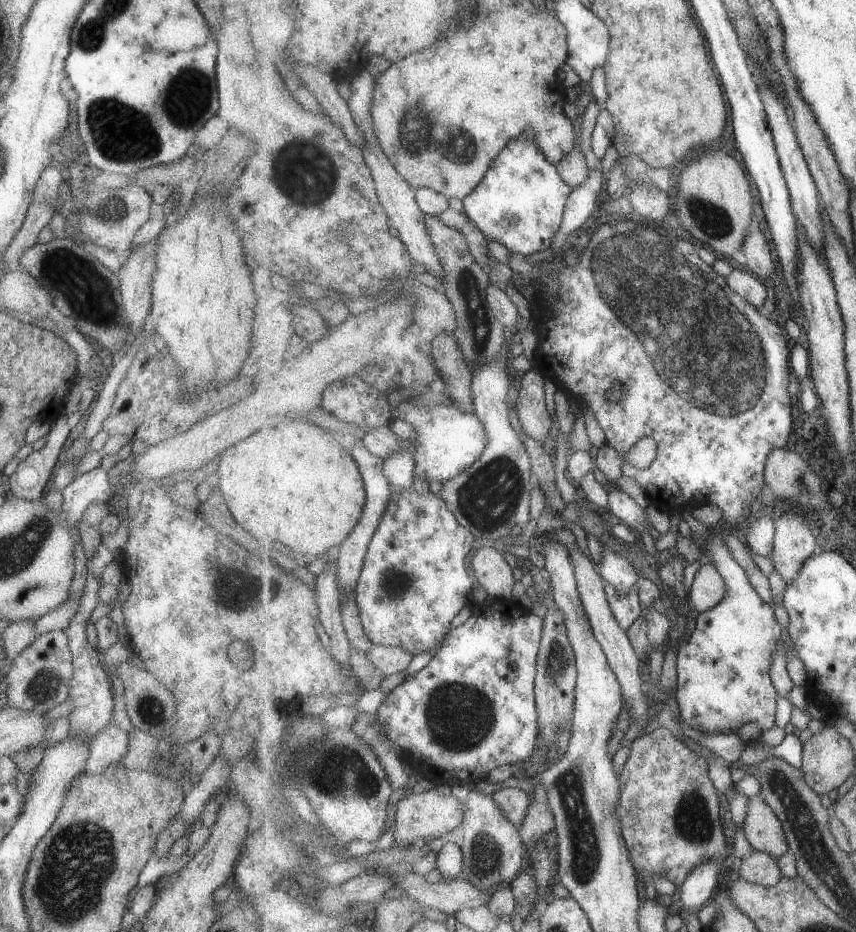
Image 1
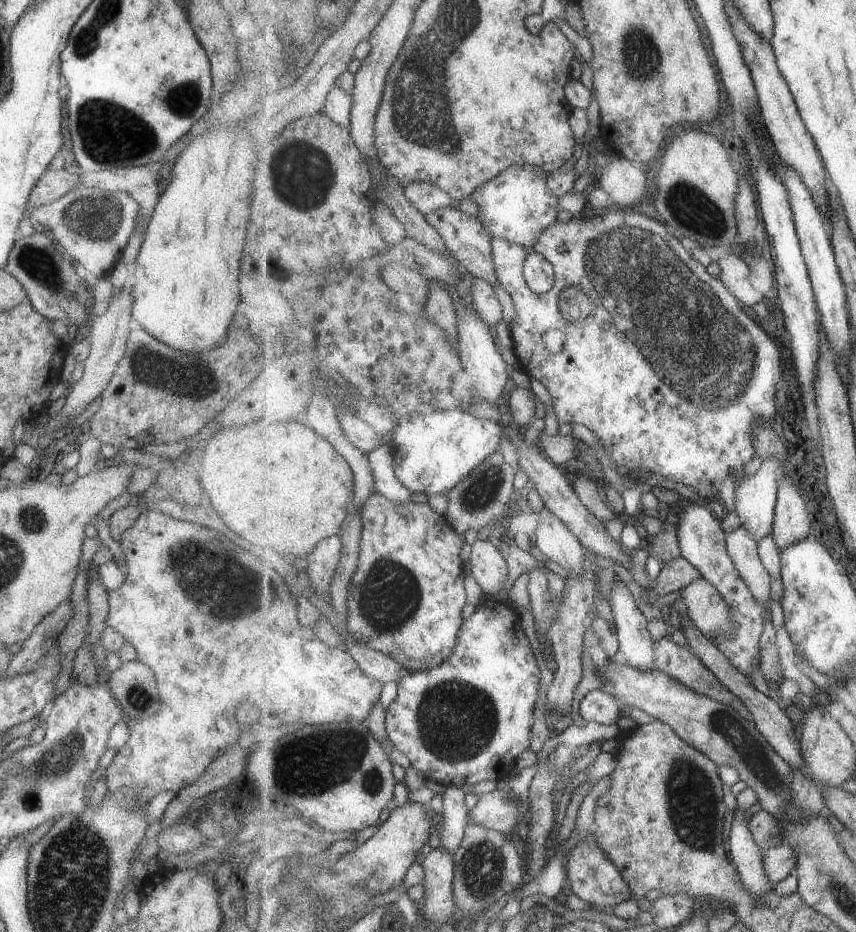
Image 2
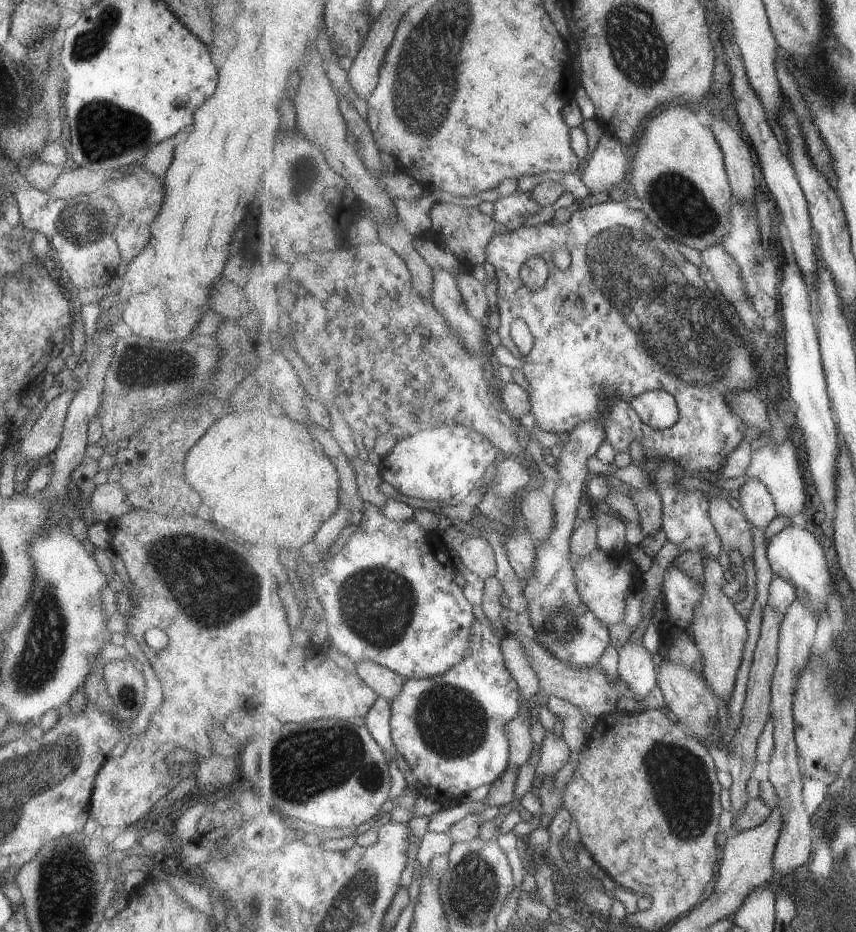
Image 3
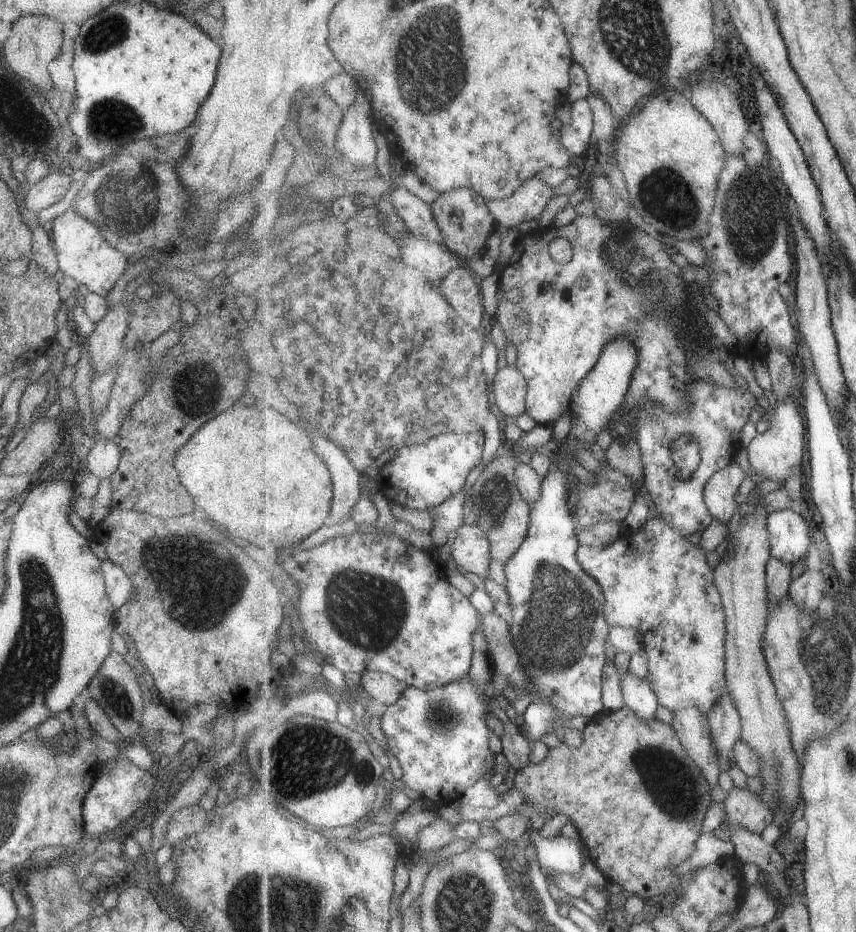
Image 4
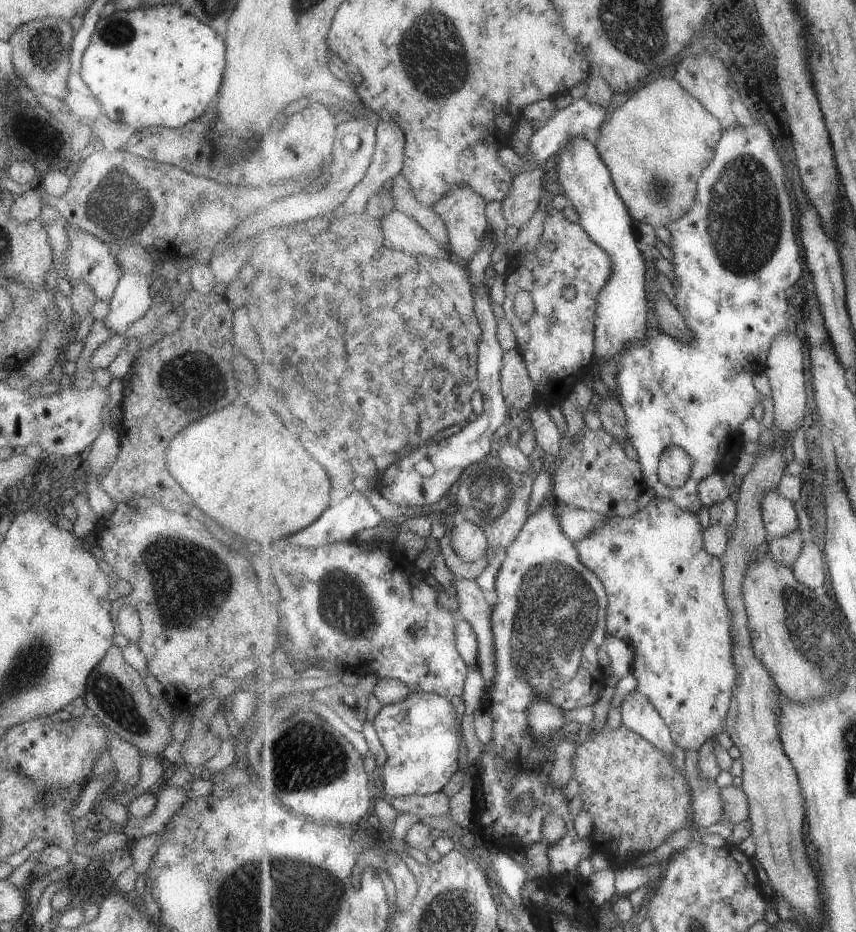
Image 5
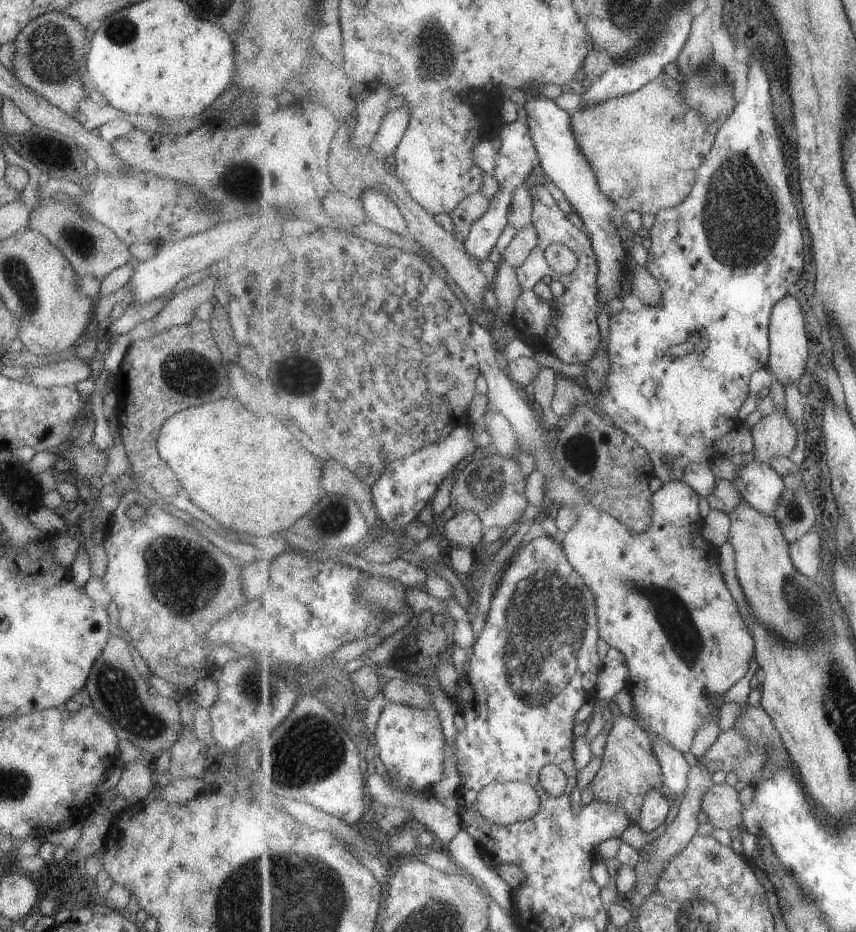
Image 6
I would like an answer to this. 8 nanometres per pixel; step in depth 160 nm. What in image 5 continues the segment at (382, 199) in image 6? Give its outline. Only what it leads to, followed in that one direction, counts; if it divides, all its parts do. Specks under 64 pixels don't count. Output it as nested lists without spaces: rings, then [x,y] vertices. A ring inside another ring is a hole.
[[[395,208],[382,220],[382,232],[392,248],[417,257],[424,255],[434,259],[447,259],[450,251],[408,214]]]

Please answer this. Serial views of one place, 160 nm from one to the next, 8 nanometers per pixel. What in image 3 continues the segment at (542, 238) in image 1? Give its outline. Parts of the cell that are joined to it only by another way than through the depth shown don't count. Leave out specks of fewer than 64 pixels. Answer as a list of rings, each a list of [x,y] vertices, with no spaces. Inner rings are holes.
[[[529,189],[524,192],[513,191],[510,195],[500,196],[494,203],[493,218],[501,229],[516,231],[523,227],[527,216],[535,214],[542,206],[532,197]]]

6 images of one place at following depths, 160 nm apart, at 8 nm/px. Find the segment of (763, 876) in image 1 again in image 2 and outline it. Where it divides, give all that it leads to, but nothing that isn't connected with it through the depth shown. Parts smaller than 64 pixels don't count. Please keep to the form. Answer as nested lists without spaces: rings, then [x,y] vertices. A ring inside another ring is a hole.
[[[787,842],[763,851],[763,870],[774,885],[794,872],[797,861],[795,849]]]

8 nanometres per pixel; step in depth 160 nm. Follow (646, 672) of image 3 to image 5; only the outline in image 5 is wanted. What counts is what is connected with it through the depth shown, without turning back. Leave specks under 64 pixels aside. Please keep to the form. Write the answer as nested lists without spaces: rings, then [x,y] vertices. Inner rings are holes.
[[[635,689],[622,704],[623,725],[642,734],[664,753],[673,754],[674,738],[671,729],[652,700]]]

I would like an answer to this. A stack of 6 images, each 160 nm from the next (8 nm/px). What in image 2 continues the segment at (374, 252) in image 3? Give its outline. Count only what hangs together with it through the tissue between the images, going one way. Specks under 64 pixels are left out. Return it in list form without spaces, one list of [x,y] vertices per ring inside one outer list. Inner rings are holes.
[[[393,263],[383,268],[381,276],[393,290],[397,290],[398,293],[407,292],[409,296],[413,296],[419,302],[419,306],[428,301],[430,282],[420,272]]]

